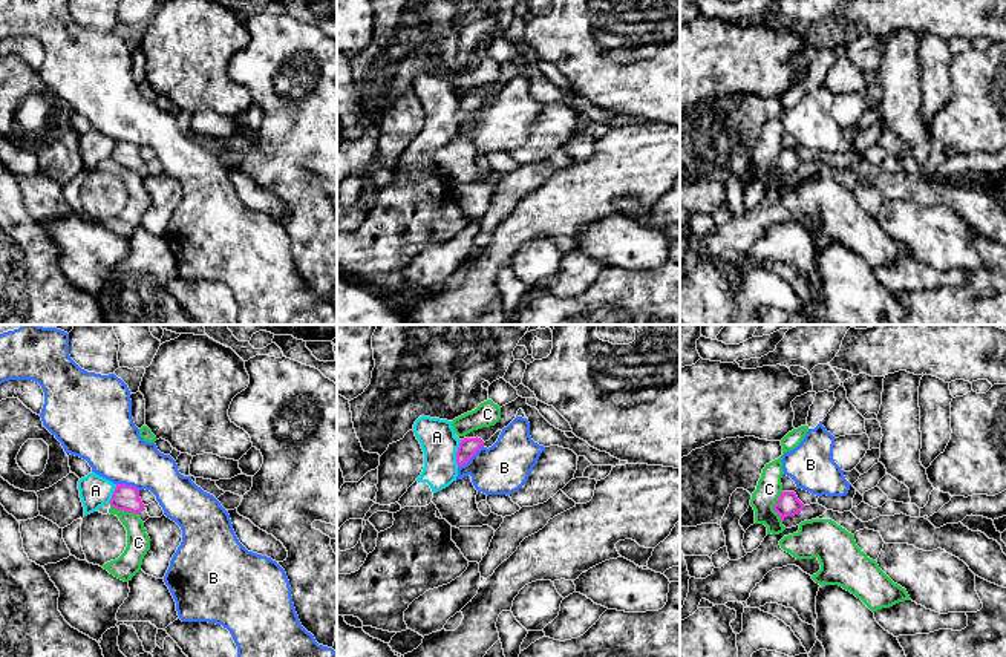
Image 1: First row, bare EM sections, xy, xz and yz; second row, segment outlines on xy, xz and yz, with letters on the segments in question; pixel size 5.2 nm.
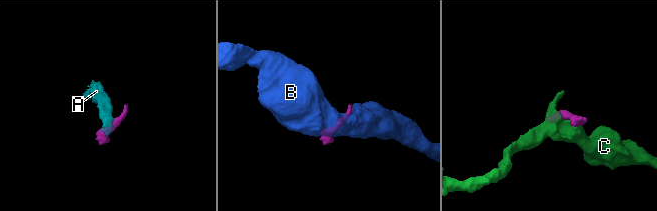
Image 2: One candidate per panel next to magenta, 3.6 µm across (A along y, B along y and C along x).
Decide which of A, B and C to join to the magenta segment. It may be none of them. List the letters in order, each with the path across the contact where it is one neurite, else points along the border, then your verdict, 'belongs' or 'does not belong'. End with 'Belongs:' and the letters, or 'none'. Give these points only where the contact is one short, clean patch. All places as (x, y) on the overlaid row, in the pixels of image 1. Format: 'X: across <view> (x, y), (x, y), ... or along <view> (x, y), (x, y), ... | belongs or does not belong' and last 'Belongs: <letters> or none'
A: along xz (461, 440), (457, 449), (457, 466) | does not belong
B: along xz (483, 444), (458, 467) | does not belong
C: does not belong
Belongs: none

